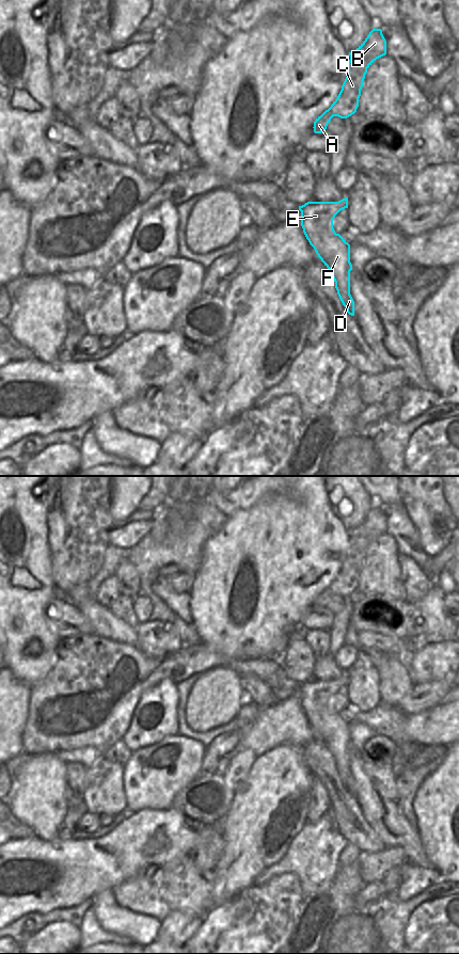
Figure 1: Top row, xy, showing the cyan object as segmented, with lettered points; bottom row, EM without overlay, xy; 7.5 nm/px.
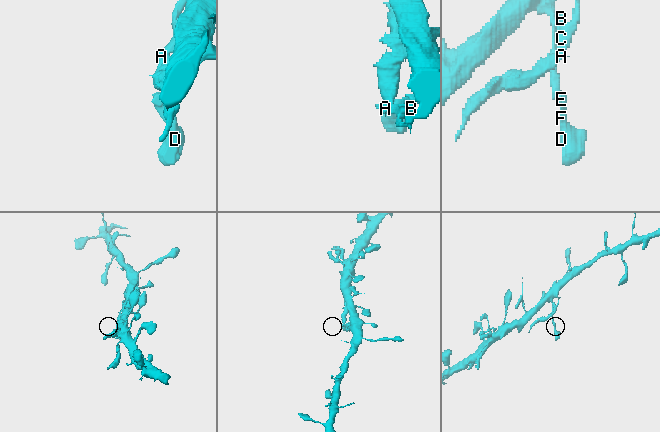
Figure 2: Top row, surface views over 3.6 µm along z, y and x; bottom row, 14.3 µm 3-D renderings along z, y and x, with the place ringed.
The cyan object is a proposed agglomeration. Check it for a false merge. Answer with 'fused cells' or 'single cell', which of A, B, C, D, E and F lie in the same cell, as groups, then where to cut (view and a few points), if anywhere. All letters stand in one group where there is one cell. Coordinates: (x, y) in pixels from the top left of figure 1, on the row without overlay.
fused cells; A / B C D E F; cut in xy along (322, 591), (331, 591), (333, 593)

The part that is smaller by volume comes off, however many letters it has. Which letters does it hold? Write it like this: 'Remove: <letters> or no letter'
Remove: A

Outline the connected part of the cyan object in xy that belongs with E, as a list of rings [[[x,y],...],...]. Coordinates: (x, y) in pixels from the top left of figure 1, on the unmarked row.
[[[348,675],[338,680],[307,680],[299,684],[306,717],[329,747],[347,791],[354,794],[354,779],[350,773],[350,722],[333,706],[335,694],[345,686],[348,686]]]

